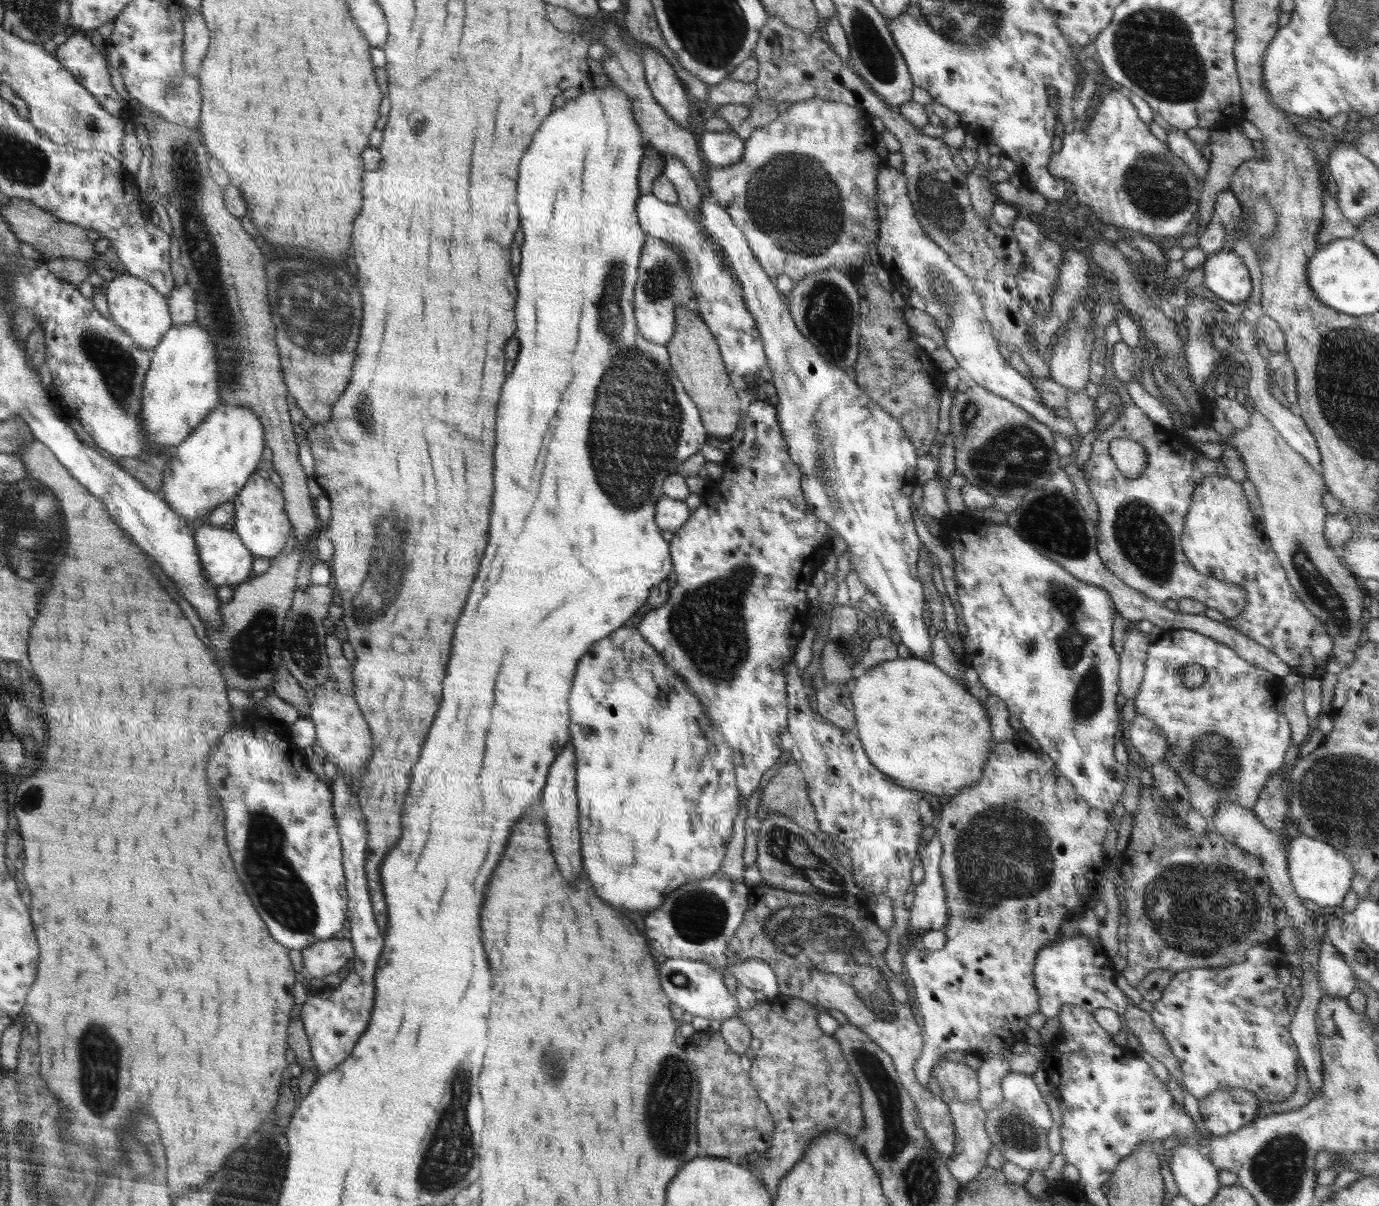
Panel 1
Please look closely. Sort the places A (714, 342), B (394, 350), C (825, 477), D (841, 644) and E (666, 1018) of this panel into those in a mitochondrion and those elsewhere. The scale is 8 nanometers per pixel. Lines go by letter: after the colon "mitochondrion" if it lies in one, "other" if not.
A: other
B: other
C: mitochondrion
D: mitochondrion
E: other

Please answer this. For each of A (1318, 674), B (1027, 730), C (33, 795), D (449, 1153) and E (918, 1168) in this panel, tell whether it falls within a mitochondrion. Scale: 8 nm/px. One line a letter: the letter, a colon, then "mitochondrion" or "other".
A: other
B: other
C: mitochondrion
D: mitochondrion
E: mitochondrion

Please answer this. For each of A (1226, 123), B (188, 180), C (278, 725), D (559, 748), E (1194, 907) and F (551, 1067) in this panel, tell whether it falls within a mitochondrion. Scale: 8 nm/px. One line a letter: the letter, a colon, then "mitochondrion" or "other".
A: other
B: mitochondrion
C: other
D: other
E: mitochondrion
F: mitochondrion

